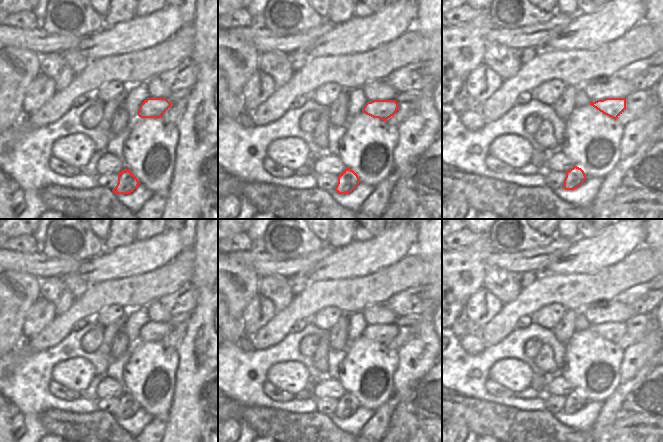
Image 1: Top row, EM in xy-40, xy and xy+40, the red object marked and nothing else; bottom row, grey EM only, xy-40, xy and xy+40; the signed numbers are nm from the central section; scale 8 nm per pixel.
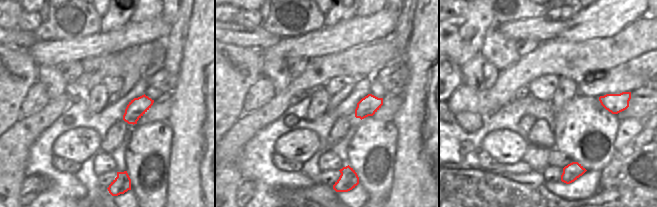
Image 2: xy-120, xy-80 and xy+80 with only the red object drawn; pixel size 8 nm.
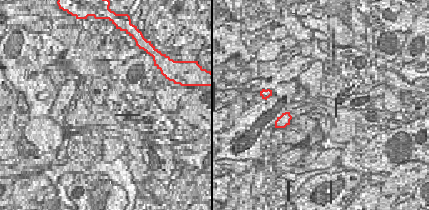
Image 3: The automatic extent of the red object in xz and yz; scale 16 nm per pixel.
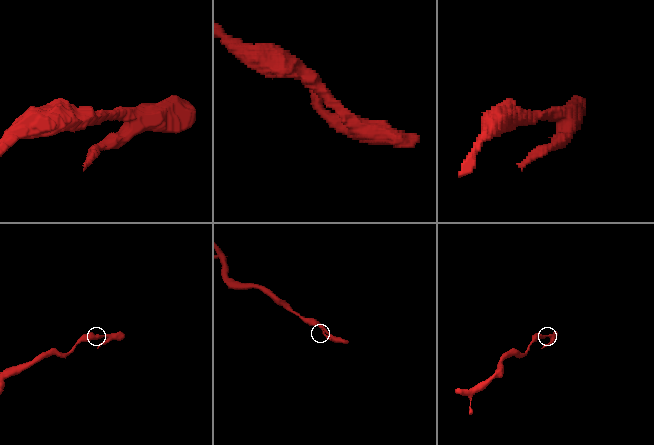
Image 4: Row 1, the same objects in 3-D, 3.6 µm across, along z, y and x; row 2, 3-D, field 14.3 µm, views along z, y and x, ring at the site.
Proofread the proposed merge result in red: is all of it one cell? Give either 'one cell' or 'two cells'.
one cell

